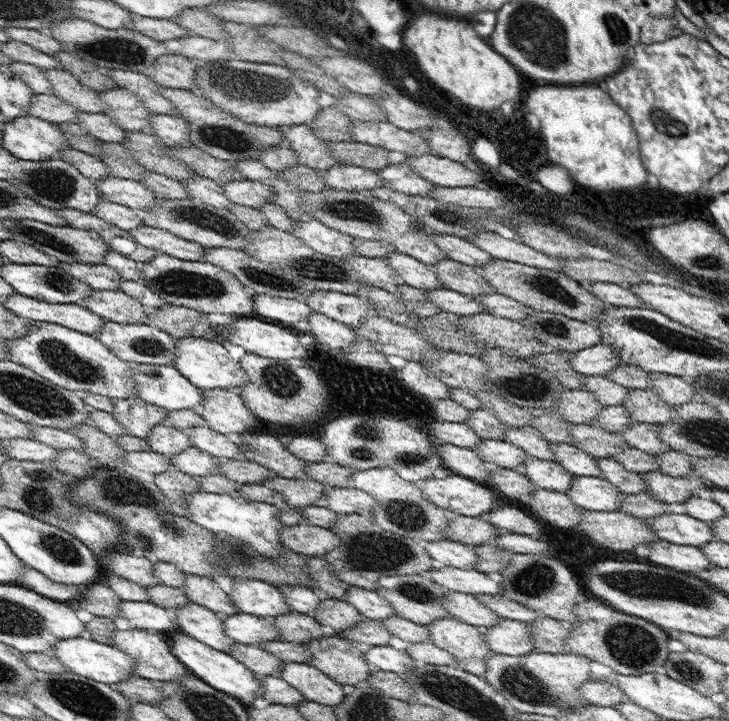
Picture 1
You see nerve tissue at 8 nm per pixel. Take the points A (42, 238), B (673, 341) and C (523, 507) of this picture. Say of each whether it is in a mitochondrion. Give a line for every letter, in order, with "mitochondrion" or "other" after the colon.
A: mitochondrion
B: mitochondrion
C: other

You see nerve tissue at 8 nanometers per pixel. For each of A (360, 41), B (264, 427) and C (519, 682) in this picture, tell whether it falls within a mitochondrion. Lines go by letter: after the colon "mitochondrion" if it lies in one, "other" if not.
A: other
B: other
C: mitochondrion

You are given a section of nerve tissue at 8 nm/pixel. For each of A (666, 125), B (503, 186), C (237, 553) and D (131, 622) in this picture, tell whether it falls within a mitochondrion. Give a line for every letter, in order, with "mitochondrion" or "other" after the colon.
A: mitochondrion
B: other
C: mitochondrion
D: other

